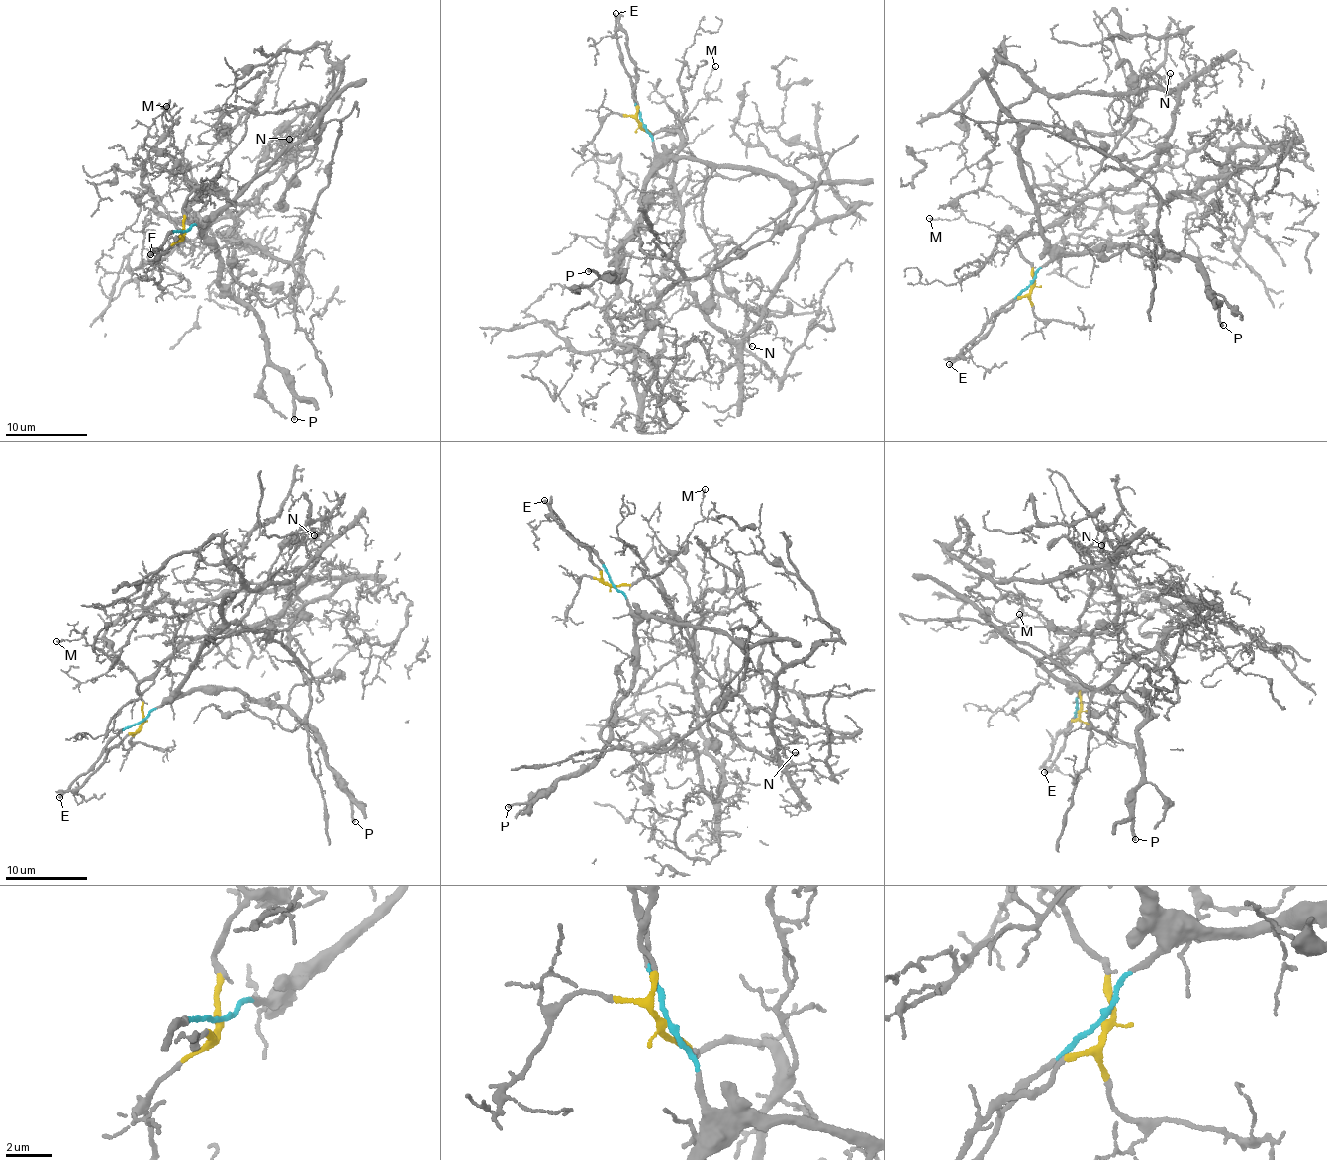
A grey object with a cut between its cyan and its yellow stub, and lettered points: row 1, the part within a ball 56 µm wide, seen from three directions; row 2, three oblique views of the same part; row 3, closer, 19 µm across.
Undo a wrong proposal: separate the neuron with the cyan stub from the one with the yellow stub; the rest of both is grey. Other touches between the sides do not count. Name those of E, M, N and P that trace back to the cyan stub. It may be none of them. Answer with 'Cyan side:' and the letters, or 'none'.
Cyan side: E, P

